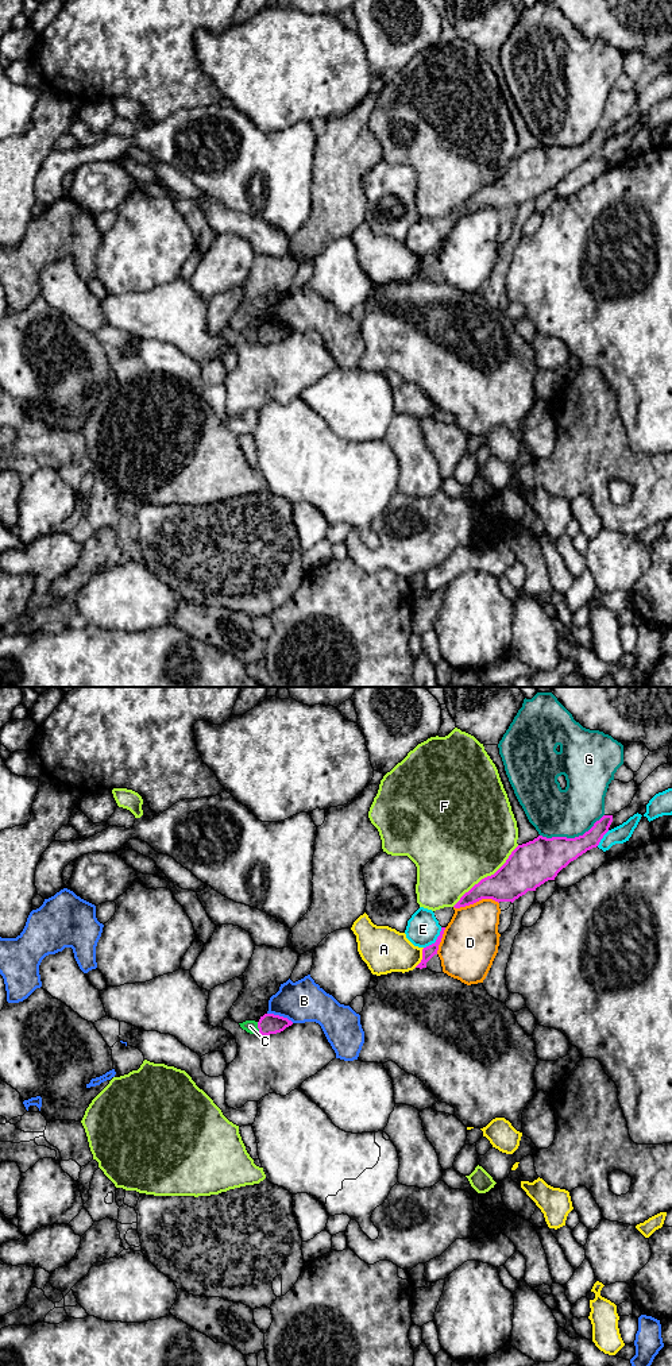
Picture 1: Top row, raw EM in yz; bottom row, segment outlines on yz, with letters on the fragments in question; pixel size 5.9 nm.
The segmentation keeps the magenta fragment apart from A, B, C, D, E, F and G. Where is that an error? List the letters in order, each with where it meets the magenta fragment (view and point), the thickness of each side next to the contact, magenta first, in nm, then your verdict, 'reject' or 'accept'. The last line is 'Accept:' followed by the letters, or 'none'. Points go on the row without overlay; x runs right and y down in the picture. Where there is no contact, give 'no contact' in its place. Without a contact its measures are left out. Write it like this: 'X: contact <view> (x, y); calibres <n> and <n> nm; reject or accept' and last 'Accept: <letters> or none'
A: contact yz (423, 266); calibres 70 and 280 nm; reject
B: contact yz (281, 325); calibres 120 and 240 nm; reject
C: contact yz (258, 336); calibres 120 and 80 nm; reject
D: contact yz (475, 211); calibres 200 and 340 nm; reject
E: contact yz (436, 249); calibres 70 and 200 nm; reject
F: contact yz (487, 185); calibres 260 and 500 nm; reject
G: contact yz (571, 147); calibres 260 and 300 nm; reject
Accept: none

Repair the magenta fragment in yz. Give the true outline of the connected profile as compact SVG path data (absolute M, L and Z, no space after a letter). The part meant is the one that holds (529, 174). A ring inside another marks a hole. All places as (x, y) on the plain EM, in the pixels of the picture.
M603 124L583 144L575 147L538 144L518 154L494 184L482 188L453 216L466 216L482 208L513 212L528 200L536 200L545 190L555 189L571 170L596 157L611 131L613 124Z

